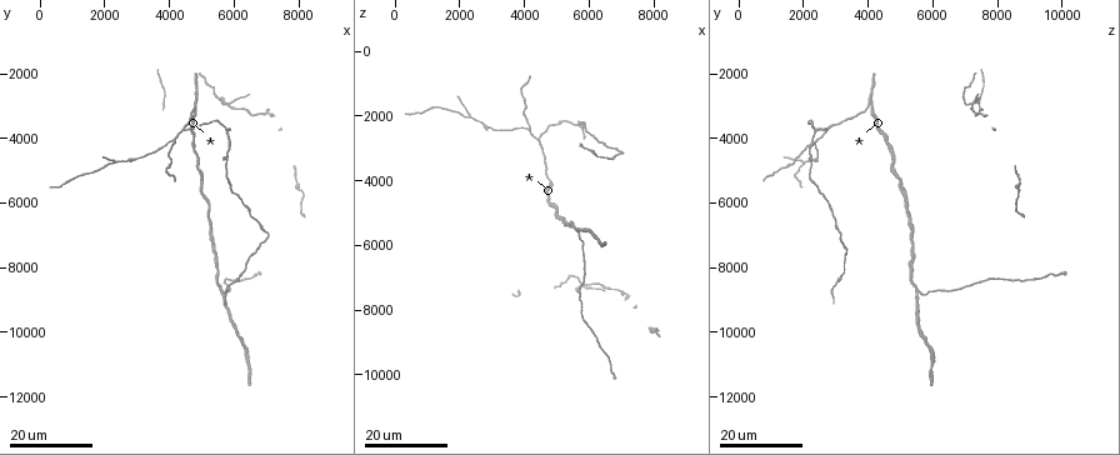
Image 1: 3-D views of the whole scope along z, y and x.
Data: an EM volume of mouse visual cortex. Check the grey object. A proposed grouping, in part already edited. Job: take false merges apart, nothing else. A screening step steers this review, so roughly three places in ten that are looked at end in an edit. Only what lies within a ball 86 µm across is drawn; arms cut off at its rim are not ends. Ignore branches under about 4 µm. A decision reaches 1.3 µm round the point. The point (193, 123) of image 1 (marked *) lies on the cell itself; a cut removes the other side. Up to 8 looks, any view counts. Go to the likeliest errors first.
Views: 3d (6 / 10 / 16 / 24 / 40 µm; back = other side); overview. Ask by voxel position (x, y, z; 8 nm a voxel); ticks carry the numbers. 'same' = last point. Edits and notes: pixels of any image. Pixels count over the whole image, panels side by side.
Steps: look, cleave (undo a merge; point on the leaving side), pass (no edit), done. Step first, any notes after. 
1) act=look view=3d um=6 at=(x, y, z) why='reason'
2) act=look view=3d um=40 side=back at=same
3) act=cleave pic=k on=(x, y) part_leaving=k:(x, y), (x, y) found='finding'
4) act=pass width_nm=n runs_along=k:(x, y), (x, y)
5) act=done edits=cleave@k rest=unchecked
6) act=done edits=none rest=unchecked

act=look view=3d um=24 at=(5800, 3000, 7200) why='four-way junction'

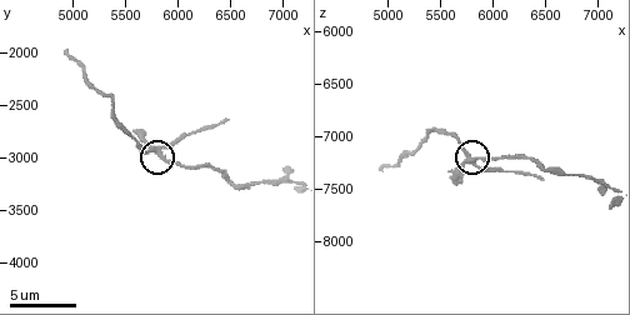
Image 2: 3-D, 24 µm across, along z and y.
act=look view=3d um=6 at=(5840, 2940, 7200)

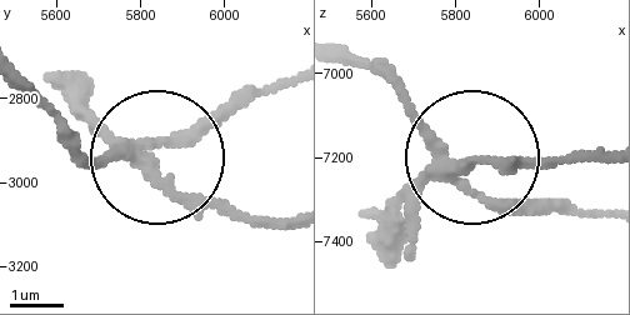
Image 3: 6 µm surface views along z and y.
act=cleave pic=3 on=(78, 106) arms=4 part_leaving=3:(140, 149), (229, 208), (283, 216) found='two cells meet here'

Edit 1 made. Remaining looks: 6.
act=look view=3d um=24 at=(5700, 8800, 5600) why='arms part here'

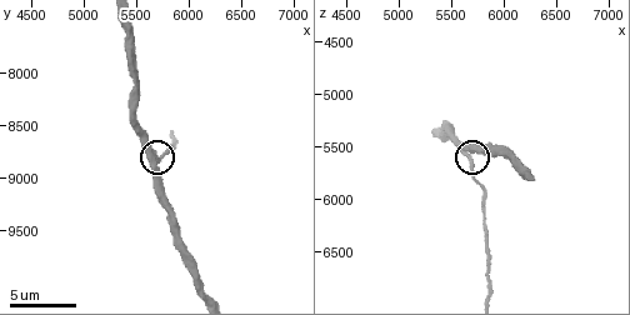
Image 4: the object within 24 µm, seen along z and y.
act=look view=3d um=10 at=same

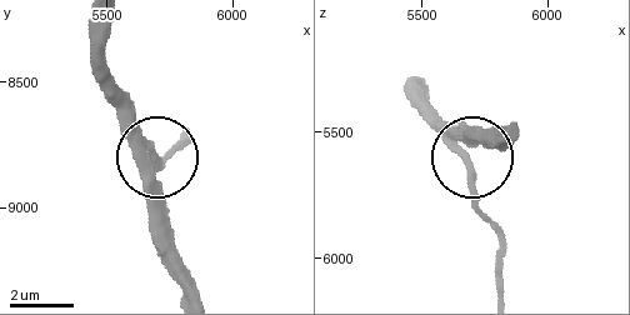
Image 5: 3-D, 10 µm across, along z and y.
act=pass side_arm_um=27 runs_along=5:(106, 23), (99, 79), (150, 149), (146, 216), (155, 245) found='one cell here'

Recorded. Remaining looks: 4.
act=look view=3d um=16 at=(2300, 4800, 2000) why='three arms meet'

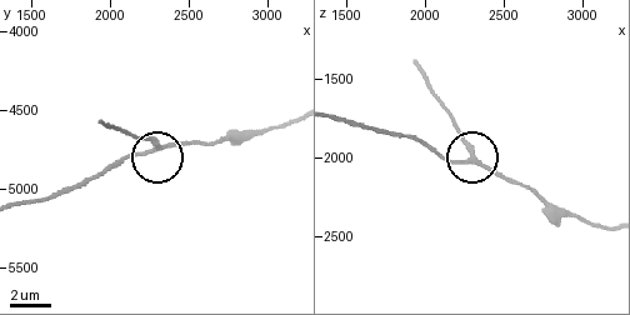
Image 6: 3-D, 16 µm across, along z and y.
act=look view=3d um=6 at=(2300, 4720, 2000)

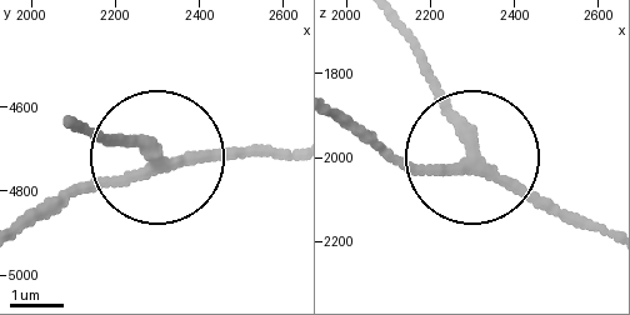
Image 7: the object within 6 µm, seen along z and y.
act=pass side_arm_um=6 runs_along=7:(291, 154), (158, 154), (81, 133) found='continuous, no second cell'

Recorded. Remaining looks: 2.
act=look view=3d um=16 at=(4900, 3000, 4000) why='branch point'

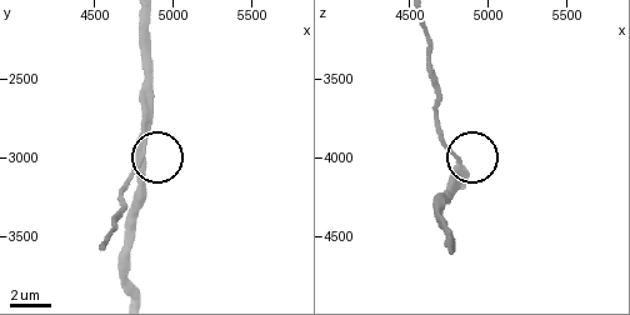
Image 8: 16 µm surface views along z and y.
act=look view=3d um=6 at=(4800, 2960, 4000)

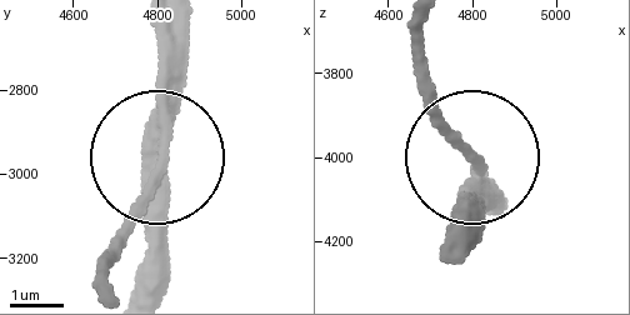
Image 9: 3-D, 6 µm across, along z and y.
act=pass found='continuous, no second cell'

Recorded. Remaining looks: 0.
act=done edits=cleave@3 rest=unchecked

